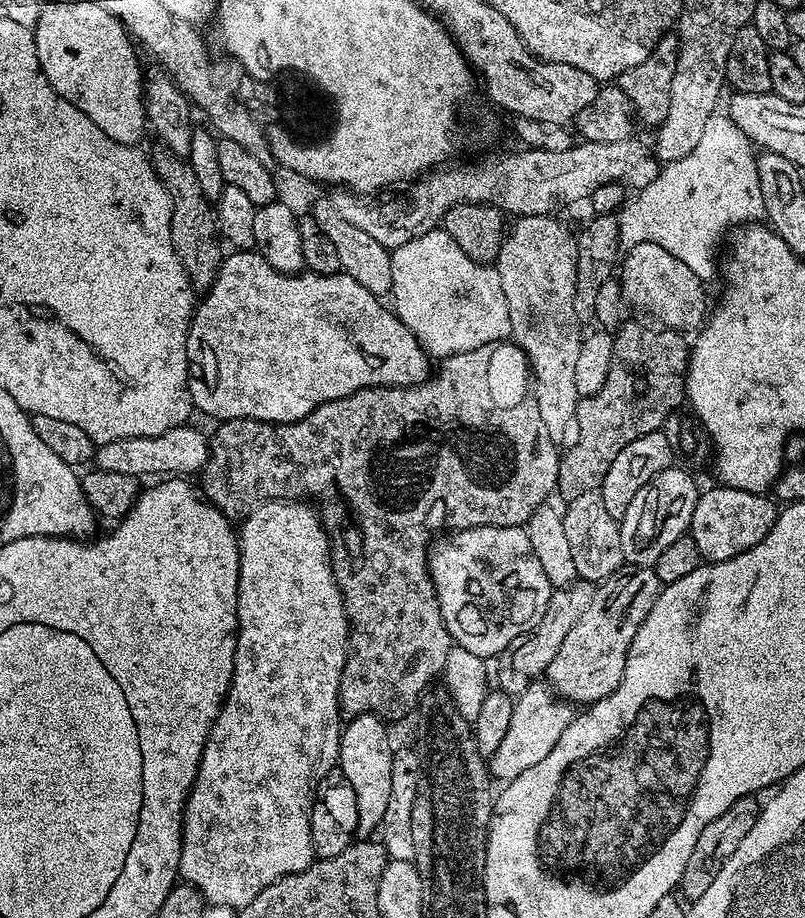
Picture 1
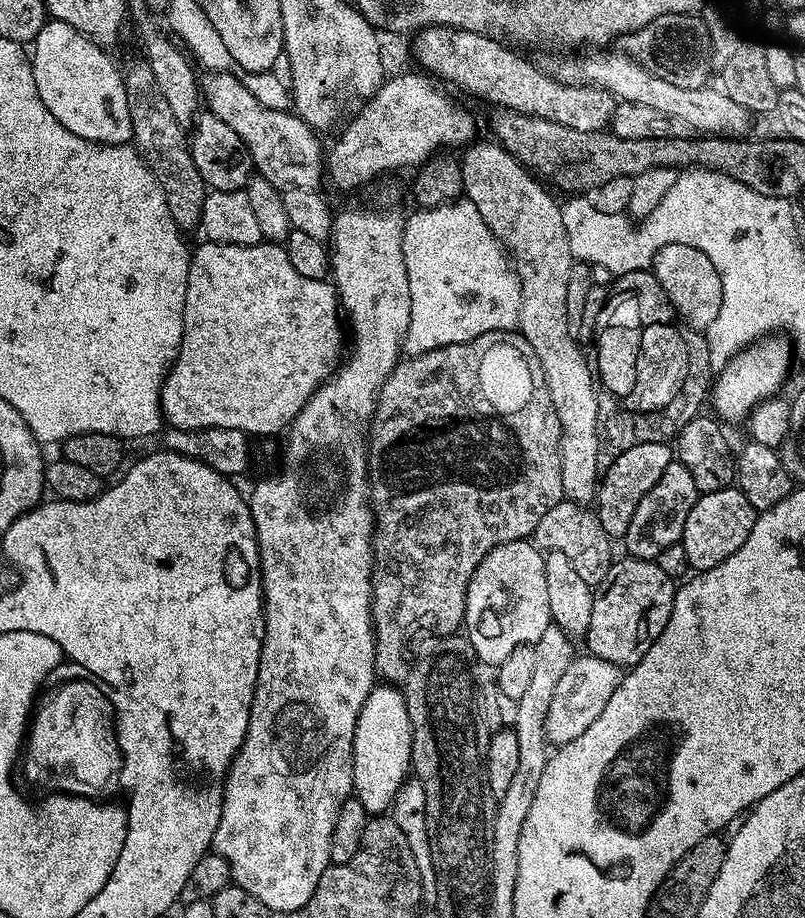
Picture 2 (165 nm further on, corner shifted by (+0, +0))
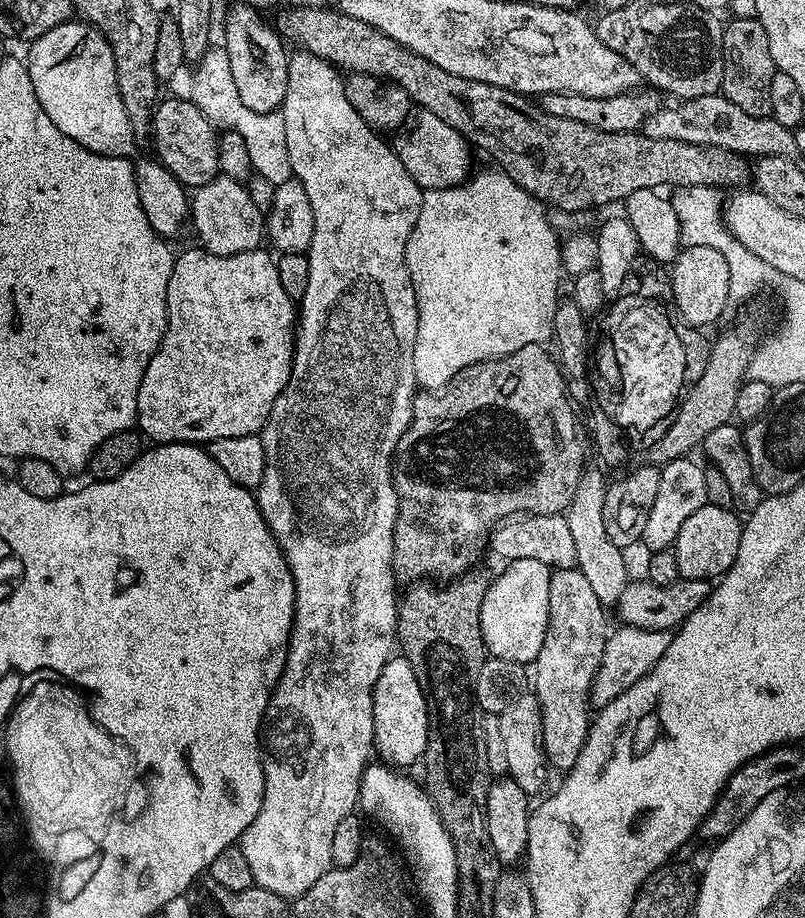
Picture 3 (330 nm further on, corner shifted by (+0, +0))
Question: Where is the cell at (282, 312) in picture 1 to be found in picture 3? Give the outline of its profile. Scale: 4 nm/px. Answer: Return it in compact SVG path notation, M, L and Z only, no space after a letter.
M193 246L176 256L176 261L170 274L170 286L166 286L166 306L168 307L168 325L164 331L158 350L150 358L150 366L146 366L146 374L142 374L142 386L138 386L138 406L136 407L135 427L145 437L148 436L156 444L195 444L207 446L218 438L242 438L255 436L264 430L270 410L282 394L286 382L292 373L292 349L296 338L296 322L298 319L297 305L282 290L282 281L278 279L276 260L263 247L246 250L242 254L219 256L210 254L206 249Z

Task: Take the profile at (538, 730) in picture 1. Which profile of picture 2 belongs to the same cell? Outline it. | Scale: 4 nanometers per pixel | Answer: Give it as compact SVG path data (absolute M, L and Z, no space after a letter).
M591 654L577 655L570 666L566 666L566 674L562 674L558 684L554 686L554 696L550 698L550 706L546 710L546 734L549 745L559 746L566 742L574 742L578 734L582 734L592 725L594 718L602 714L606 702L610 702L614 690L618 690L622 669L616 664L606 662Z

